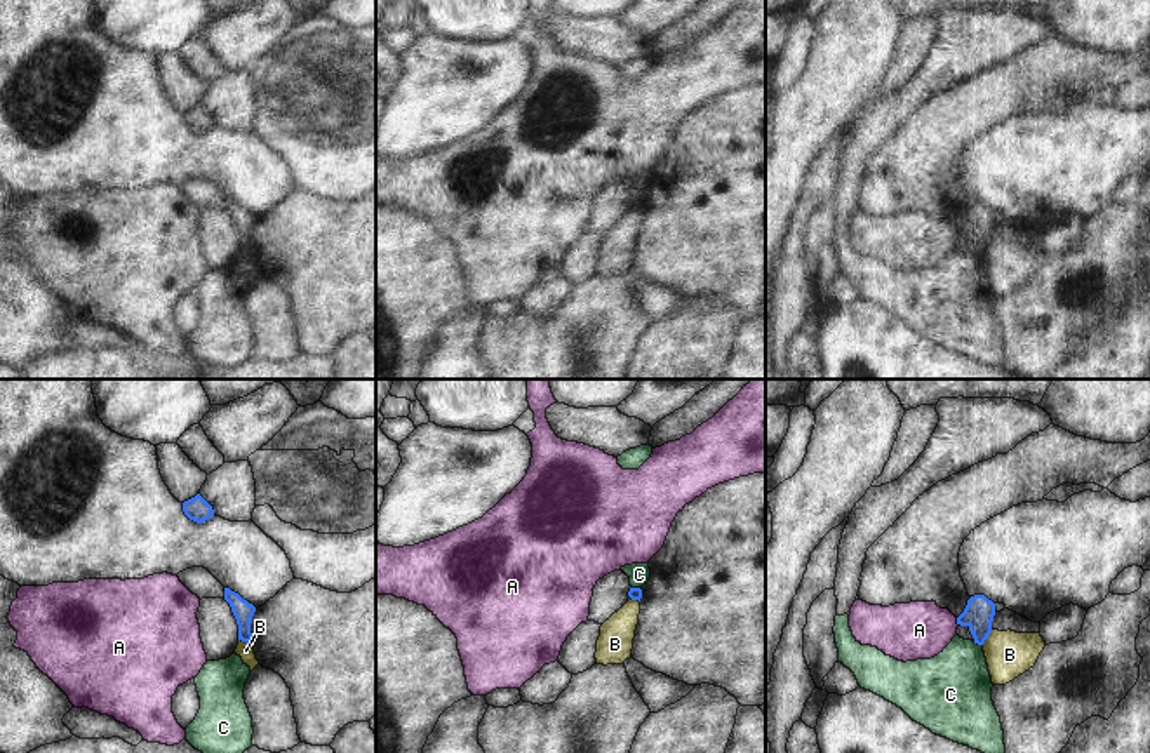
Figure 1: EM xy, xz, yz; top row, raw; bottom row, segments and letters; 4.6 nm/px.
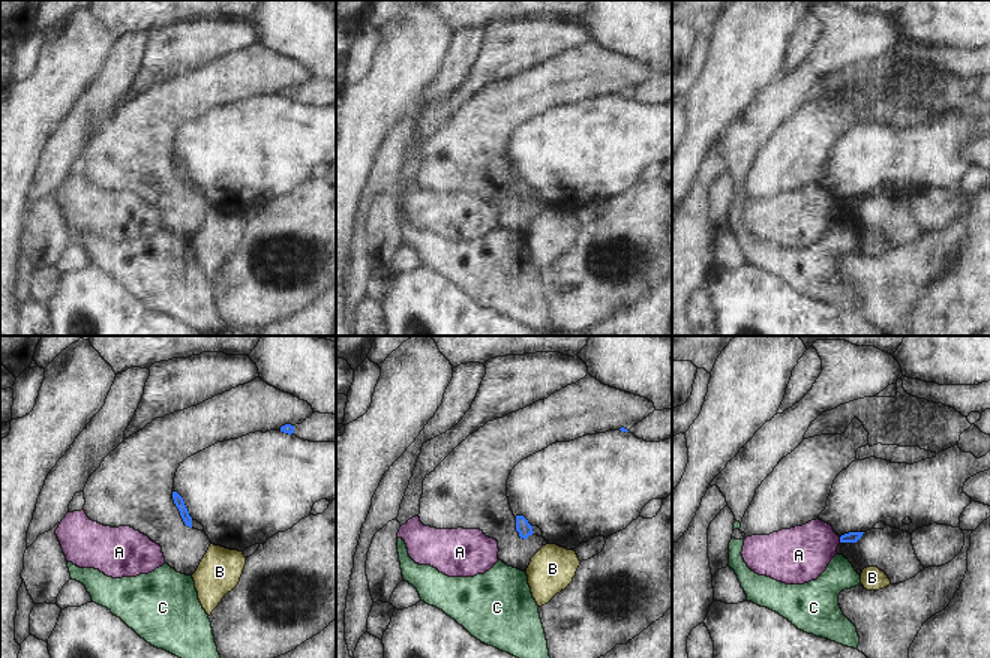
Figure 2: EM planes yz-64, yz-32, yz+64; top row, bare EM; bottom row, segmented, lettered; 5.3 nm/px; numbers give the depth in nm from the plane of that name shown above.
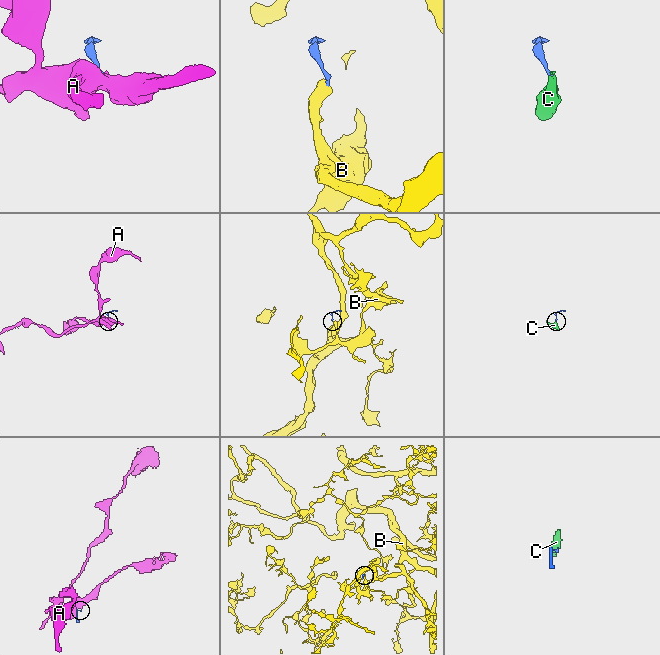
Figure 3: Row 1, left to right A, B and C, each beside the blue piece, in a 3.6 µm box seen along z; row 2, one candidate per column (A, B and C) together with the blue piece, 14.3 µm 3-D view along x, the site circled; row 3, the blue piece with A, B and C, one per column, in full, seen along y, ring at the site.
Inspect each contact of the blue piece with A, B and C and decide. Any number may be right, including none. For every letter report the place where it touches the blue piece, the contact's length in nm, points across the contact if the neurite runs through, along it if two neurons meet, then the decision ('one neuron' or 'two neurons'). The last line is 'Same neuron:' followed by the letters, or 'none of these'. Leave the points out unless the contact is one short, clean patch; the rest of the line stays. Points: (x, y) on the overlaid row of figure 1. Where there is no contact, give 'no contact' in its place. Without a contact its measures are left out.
A: contact yz (957, 621); length 40 nm; border yz (956, 618), (957, 625); two neurons
B: contact yz (987, 637); length 90 nm; border yz (992, 630), (982, 644); two neurons
C: contact yz (978, 644); length 50 nm; border yz (973, 642), (982, 646); two neurons
Same neuron: none of these

